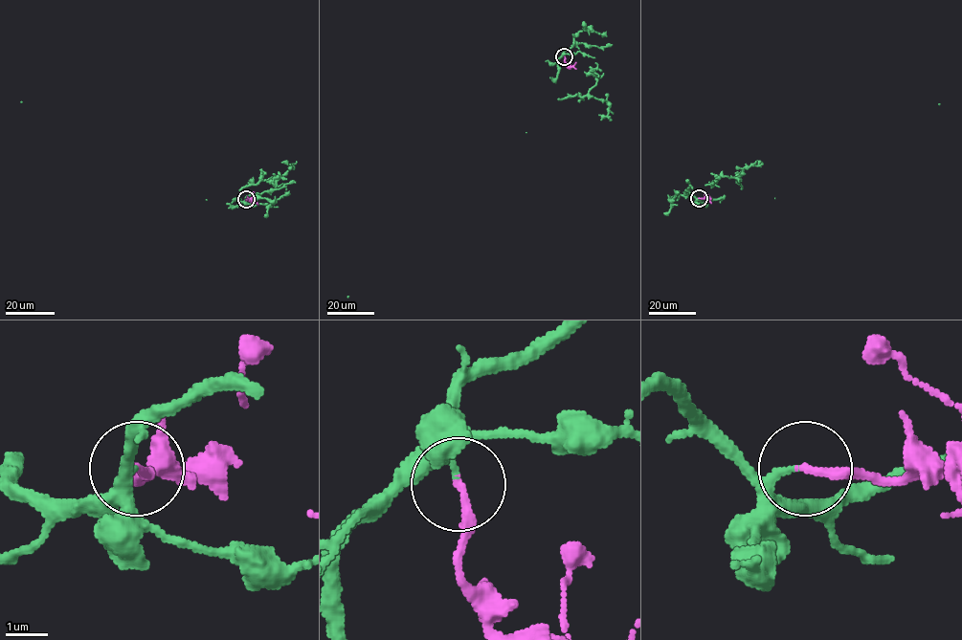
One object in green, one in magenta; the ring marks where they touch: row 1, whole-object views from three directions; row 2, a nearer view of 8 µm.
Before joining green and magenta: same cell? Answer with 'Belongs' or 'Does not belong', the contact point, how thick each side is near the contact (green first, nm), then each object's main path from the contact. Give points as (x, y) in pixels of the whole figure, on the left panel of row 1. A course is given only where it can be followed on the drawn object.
Belongs. Place: (246, 199). Thickness 170 nm (green) against 200 nm. Course of green: (246, 199), (252, 194), (285, 187), (276, 184), (279, 177), (271, 178), (206, 199), (21, 101). Course of magenta: (246, 199), (257, 204)

